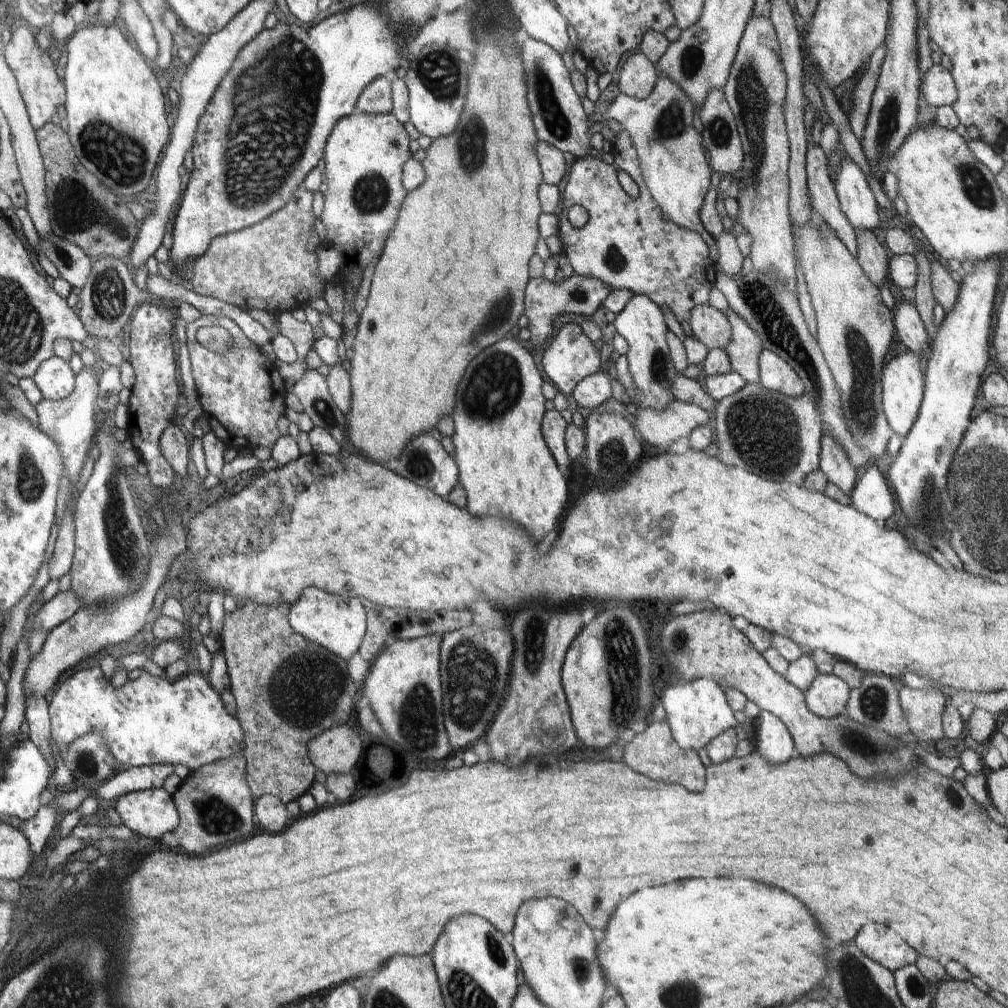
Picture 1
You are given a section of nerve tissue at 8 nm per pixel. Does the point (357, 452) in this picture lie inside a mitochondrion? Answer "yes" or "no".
no

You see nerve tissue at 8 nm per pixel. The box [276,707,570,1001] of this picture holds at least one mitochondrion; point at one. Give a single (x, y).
(494, 949)

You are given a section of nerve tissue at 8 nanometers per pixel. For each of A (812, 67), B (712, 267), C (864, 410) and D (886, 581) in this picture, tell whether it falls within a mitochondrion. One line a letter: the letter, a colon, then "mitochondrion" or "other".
A: other
B: other
C: mitochondrion
D: other

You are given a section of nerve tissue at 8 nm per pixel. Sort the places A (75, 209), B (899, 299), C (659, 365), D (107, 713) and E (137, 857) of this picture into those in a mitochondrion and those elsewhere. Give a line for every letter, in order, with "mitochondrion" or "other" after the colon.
A: mitochondrion
B: other
C: mitochondrion
D: other
E: other

